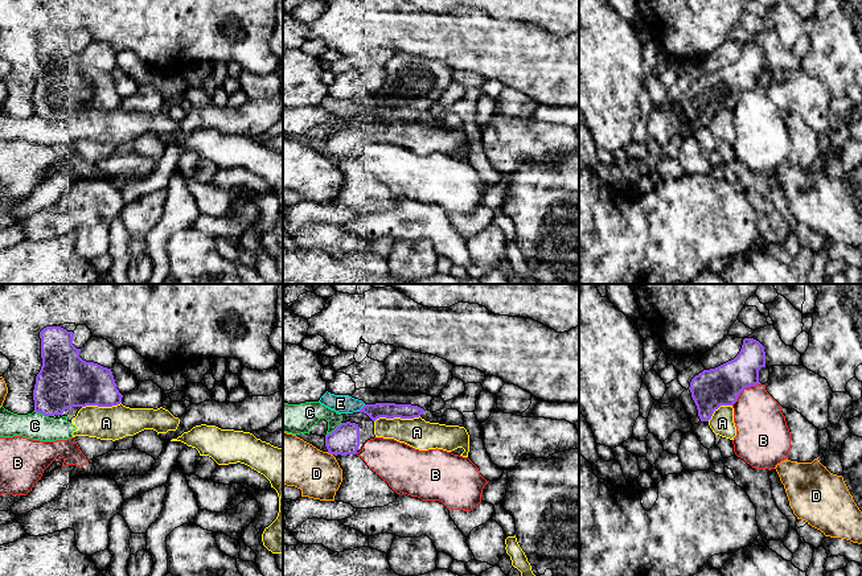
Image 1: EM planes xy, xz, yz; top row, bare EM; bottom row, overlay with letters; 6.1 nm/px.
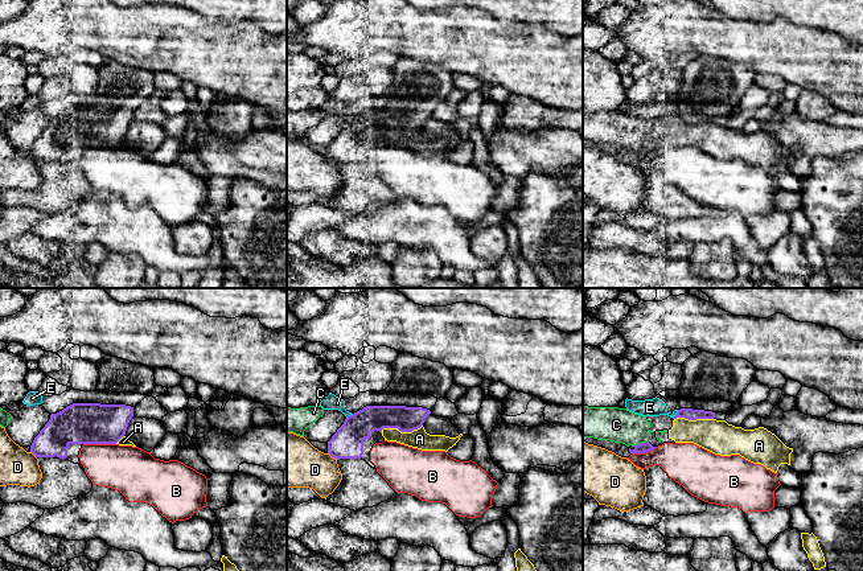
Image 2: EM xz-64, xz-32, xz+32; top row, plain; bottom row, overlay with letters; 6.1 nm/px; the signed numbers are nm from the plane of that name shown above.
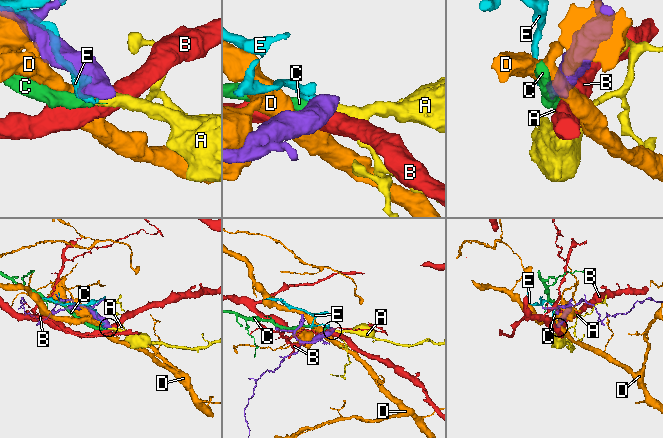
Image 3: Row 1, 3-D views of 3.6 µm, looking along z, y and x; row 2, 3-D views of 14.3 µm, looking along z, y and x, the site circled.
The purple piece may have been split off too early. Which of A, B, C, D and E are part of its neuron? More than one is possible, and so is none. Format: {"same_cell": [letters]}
{"same_cell": []}

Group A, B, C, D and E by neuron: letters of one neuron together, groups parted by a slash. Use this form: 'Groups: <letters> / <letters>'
Groups: A E / B / C / D

